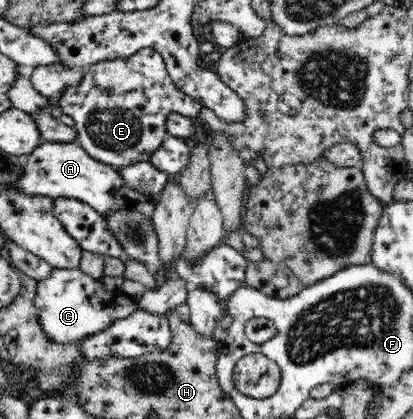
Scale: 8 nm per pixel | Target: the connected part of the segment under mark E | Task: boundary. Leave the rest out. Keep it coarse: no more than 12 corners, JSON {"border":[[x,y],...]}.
{"border":[[152,47],[87,66],[56,104],[114,168],[148,161],[170,113],[199,120]]}

